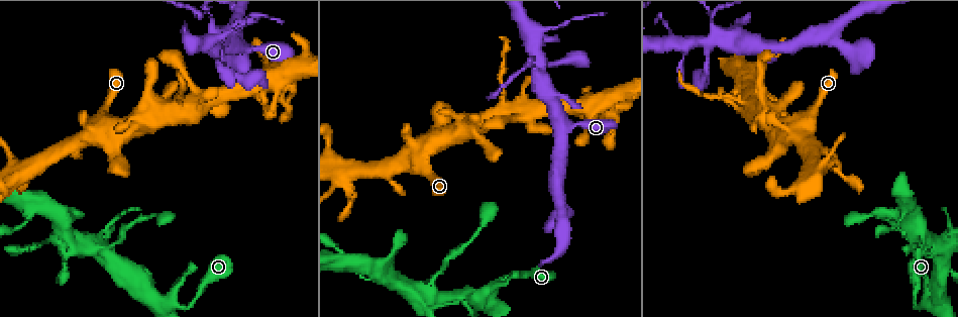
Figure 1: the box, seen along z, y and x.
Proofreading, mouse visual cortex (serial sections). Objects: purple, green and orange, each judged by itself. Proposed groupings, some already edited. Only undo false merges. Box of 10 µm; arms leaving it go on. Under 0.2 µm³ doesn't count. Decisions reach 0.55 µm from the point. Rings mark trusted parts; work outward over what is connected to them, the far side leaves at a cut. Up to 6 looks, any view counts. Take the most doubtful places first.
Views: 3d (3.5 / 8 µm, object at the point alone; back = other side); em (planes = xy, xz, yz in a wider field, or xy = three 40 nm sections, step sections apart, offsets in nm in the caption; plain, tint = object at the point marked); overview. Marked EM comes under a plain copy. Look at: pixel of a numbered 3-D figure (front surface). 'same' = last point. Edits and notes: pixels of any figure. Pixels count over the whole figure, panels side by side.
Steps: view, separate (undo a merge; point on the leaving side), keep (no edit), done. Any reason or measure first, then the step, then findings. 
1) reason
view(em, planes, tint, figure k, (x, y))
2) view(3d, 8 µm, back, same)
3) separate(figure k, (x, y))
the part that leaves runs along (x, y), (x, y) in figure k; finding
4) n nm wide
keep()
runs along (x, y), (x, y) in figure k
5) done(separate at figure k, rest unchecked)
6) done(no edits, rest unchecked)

view(3d, 3.5 µm, figure 1, (198, 295))

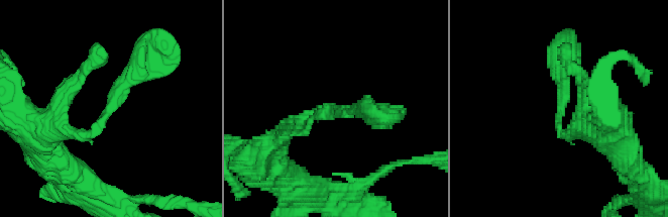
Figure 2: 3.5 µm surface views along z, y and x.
need the tissue
view(em, planes, tint, figure 2, (336, 108))

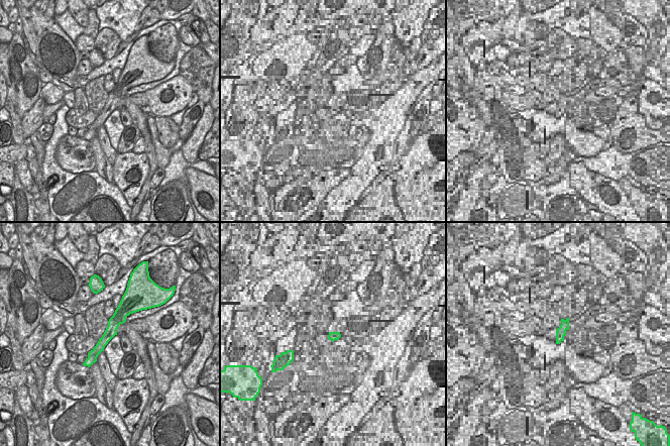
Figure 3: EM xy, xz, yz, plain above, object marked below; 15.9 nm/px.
keep()
runs along (149, 57), (100, 128), (63, 131) in figure 2; all the same cell

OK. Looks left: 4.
thin arm on a thick one
view(3d, 3.5 µm, figure 1, (704, 43))

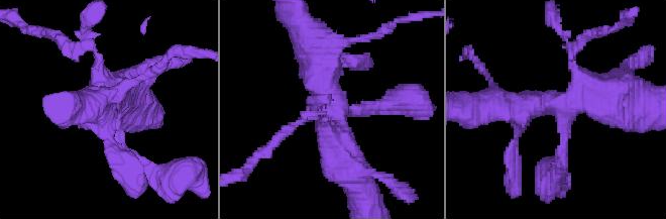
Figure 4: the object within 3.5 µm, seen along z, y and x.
shape alone is not enough
view(em, xy, step 1, tint, figure 4, (332, 112))

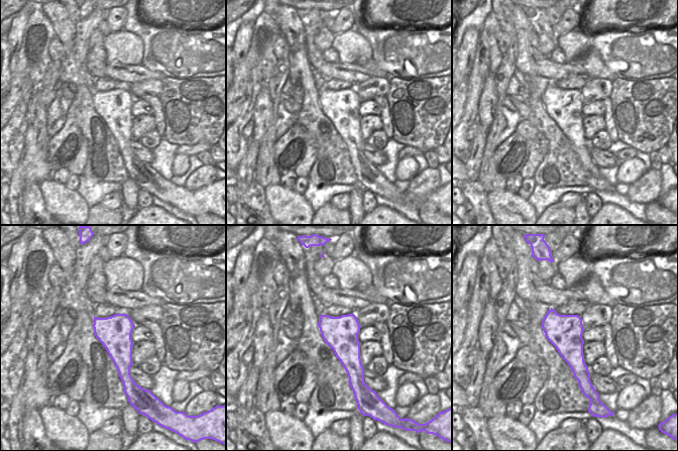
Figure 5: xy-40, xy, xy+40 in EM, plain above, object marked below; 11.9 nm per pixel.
cut it another way
view(em, xy, step 5, tint, same)

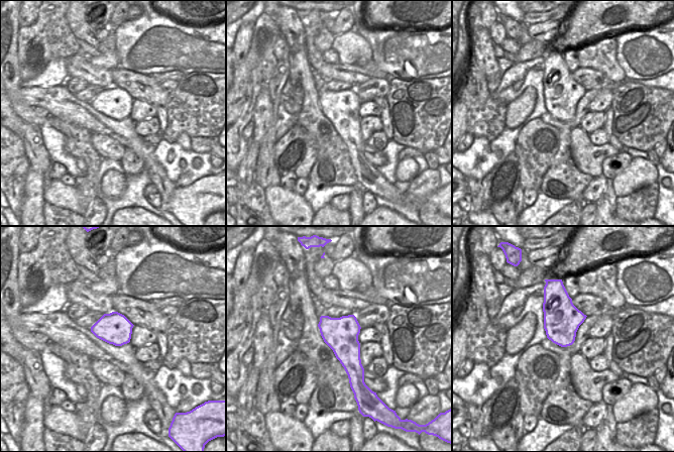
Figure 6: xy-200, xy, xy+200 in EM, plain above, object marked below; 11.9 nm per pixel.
keep()
runs along (348, 170), (311, 45) in figure 4; one cell here

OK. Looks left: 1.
done(no edits, rest unchecked)

